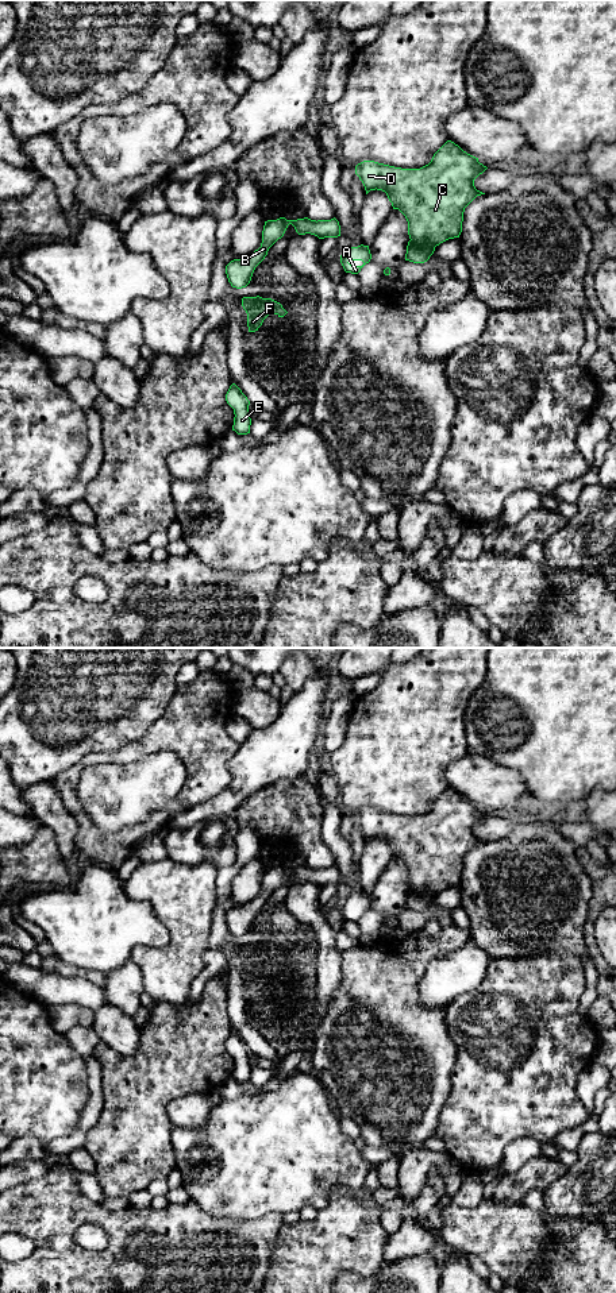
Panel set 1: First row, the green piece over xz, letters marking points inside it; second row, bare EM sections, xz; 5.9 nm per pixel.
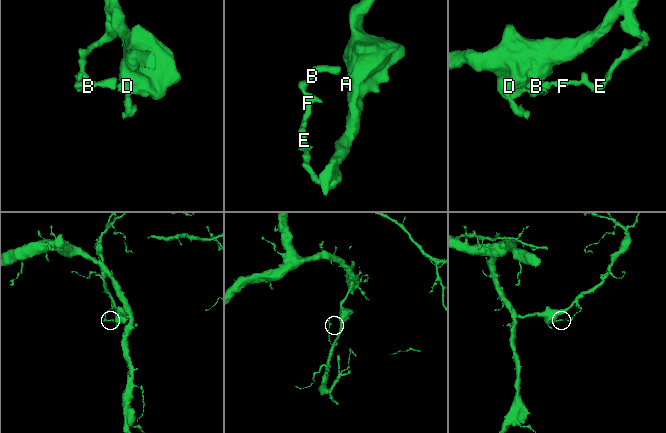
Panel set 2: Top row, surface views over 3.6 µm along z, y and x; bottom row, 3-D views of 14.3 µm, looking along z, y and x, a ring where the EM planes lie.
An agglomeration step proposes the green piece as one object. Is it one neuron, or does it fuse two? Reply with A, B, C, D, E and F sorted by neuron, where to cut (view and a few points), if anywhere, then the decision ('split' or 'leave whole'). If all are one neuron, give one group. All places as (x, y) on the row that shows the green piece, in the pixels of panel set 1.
groups A / B C D E F; cut xz (411, 239), (427, 239), (435, 246); split

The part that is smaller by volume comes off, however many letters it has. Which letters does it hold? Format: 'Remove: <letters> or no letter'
Remove: A

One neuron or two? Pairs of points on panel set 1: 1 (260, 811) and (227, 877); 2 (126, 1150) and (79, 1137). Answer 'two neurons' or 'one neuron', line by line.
1: two neurons
2: two neurons

